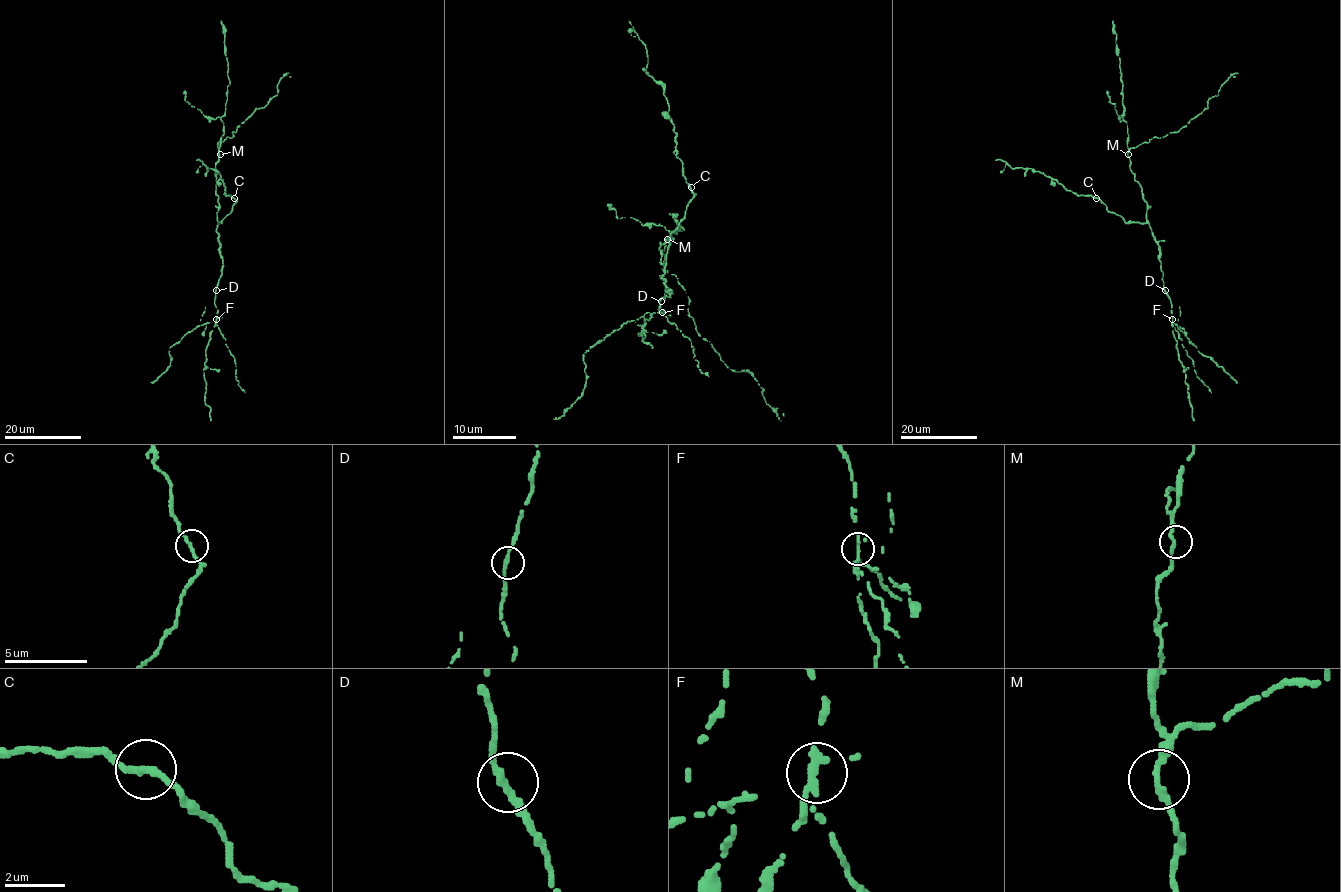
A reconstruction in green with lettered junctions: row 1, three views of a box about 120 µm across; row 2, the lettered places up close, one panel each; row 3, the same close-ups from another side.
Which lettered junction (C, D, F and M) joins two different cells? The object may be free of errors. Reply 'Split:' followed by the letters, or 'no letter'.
Split: F

